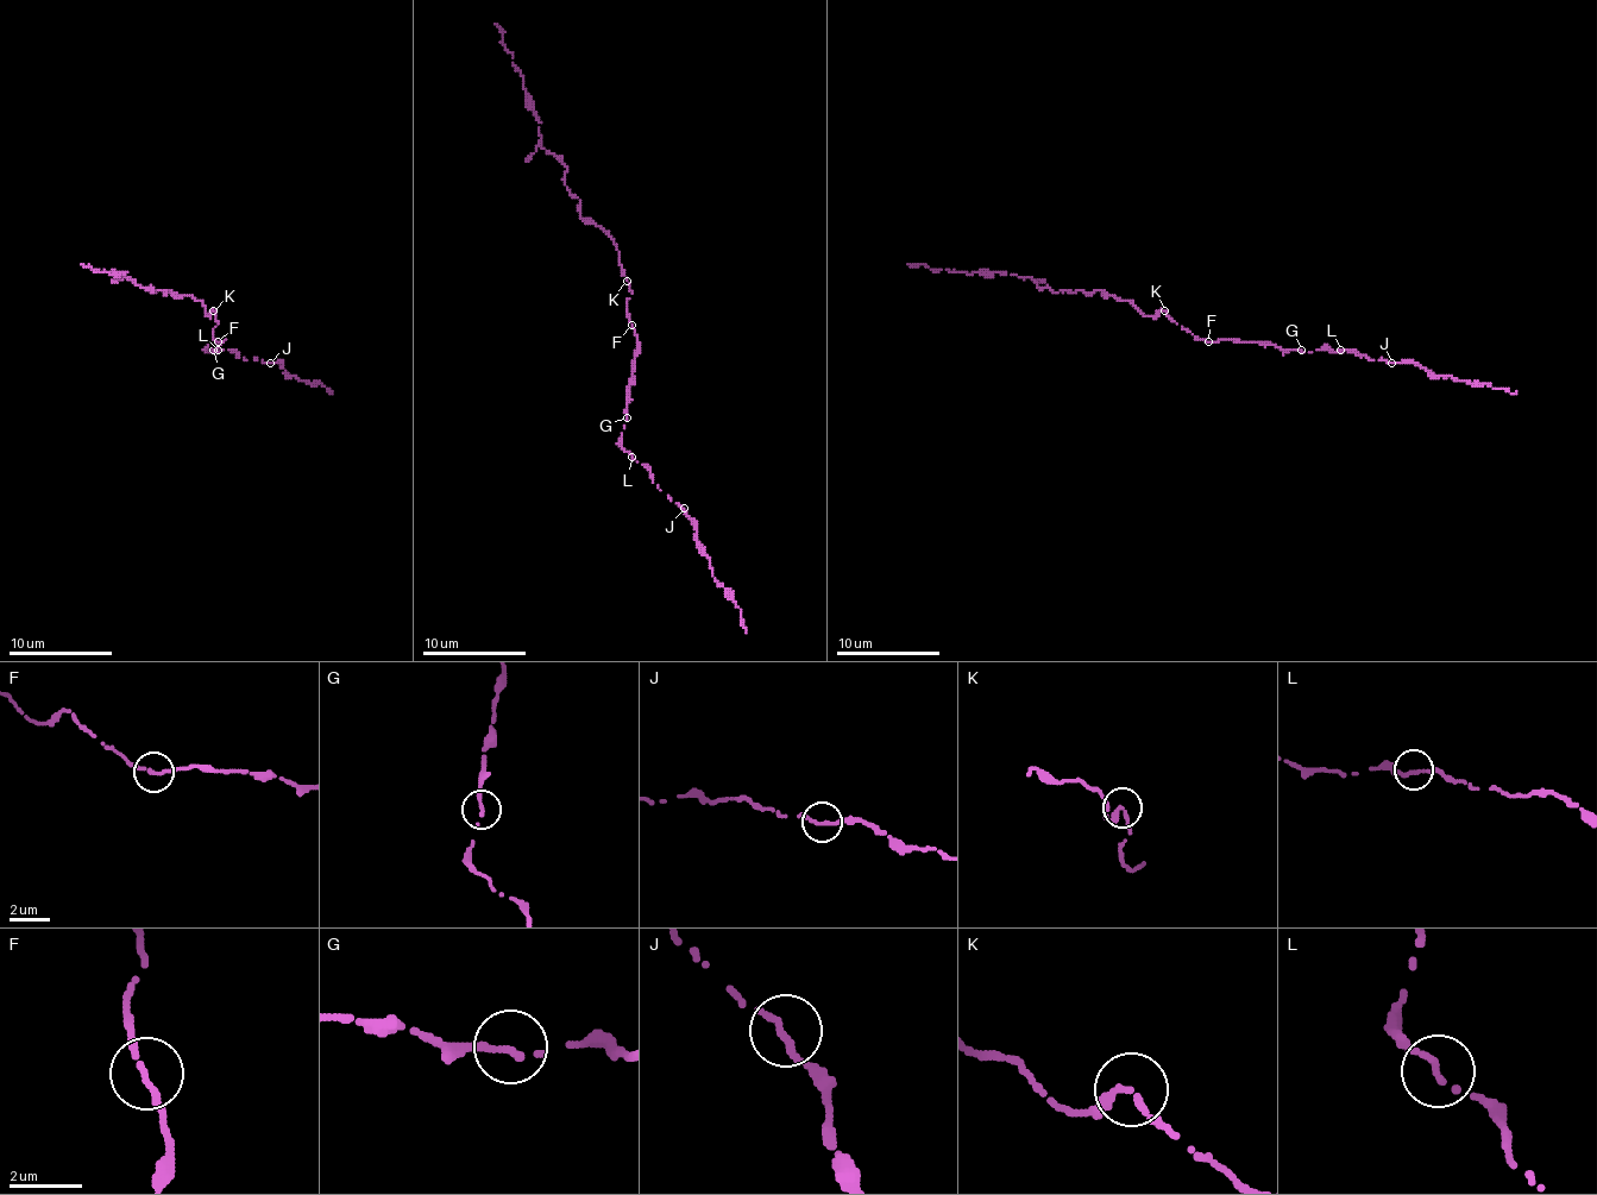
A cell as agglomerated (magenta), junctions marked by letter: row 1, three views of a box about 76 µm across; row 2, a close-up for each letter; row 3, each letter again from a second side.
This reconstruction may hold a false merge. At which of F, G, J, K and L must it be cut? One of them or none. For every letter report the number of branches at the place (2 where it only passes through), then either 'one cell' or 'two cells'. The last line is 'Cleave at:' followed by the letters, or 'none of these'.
F: 2 branches meet; one cell
G: 1 branches meet; one cell
J: 2 branches meet; one cell
K: 2 branches meet; one cell
L: 2 branches meet; one cell
Cleave at: none of these

